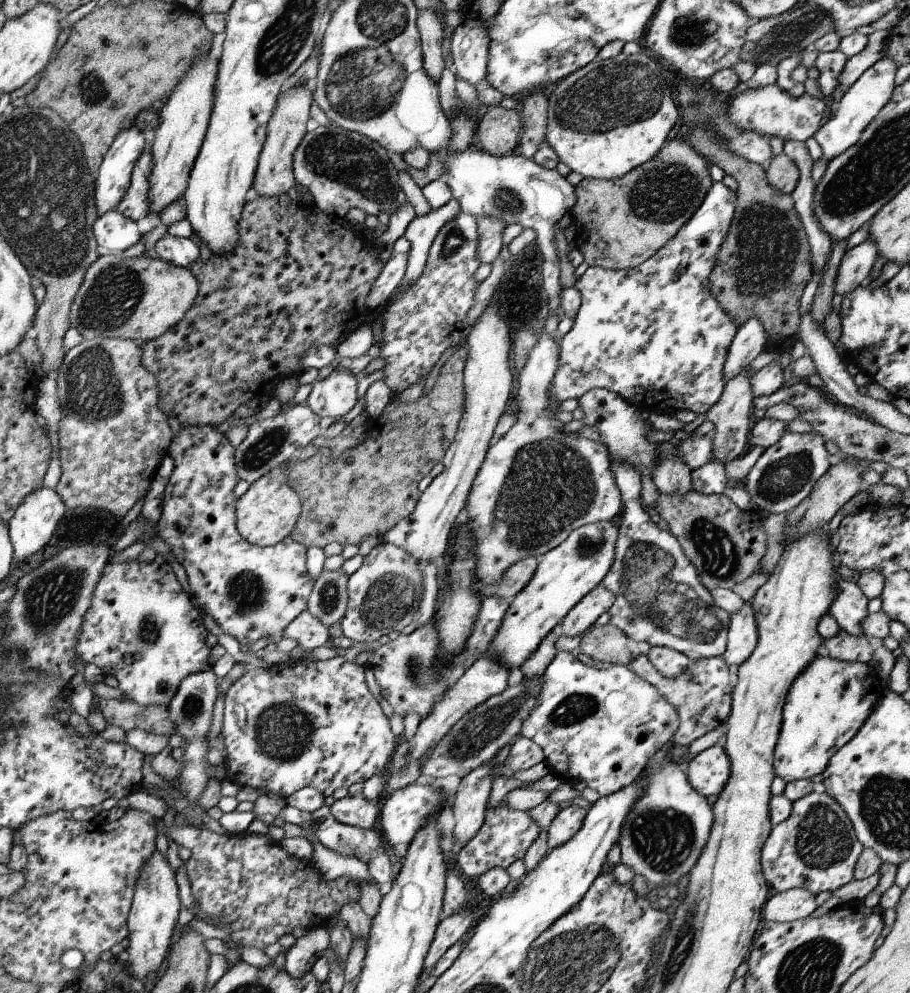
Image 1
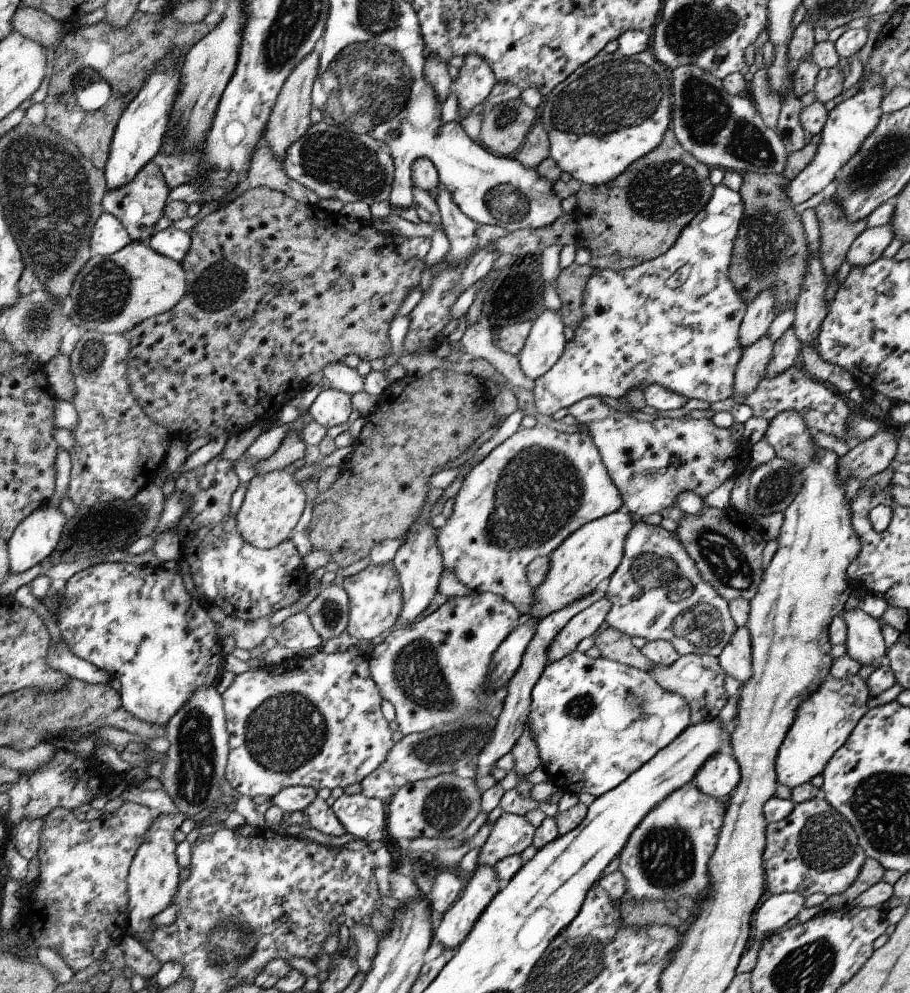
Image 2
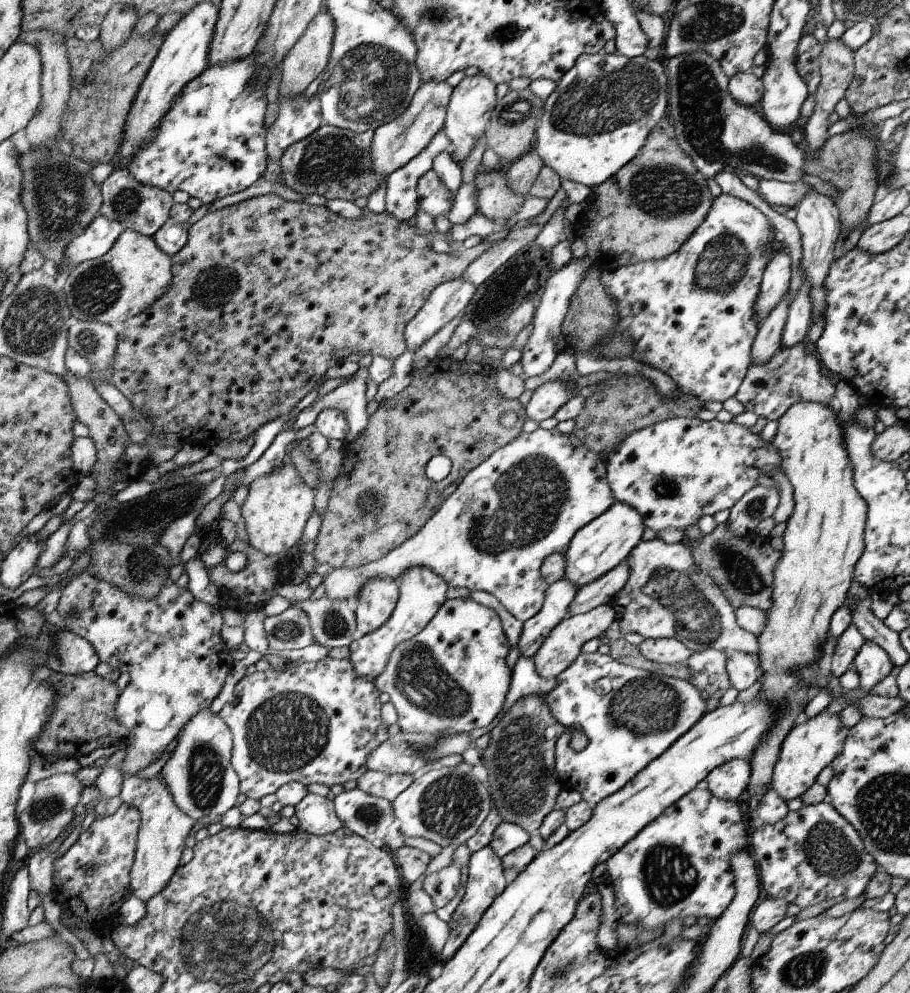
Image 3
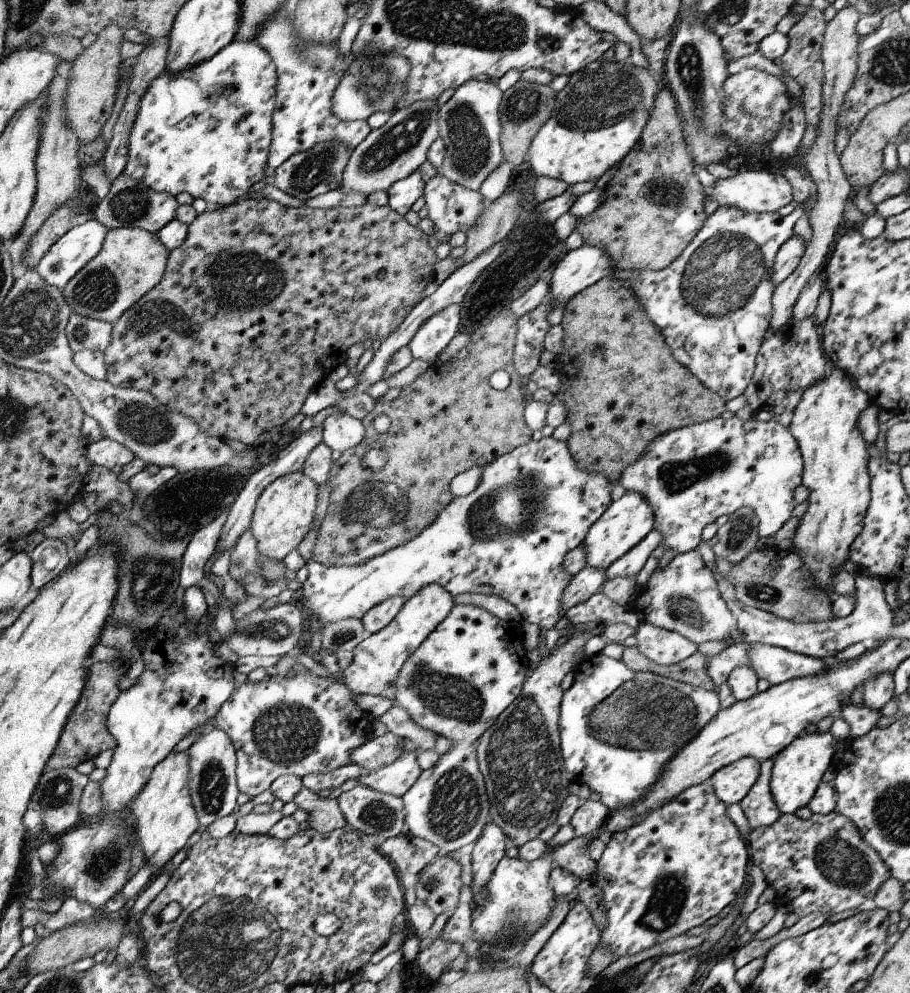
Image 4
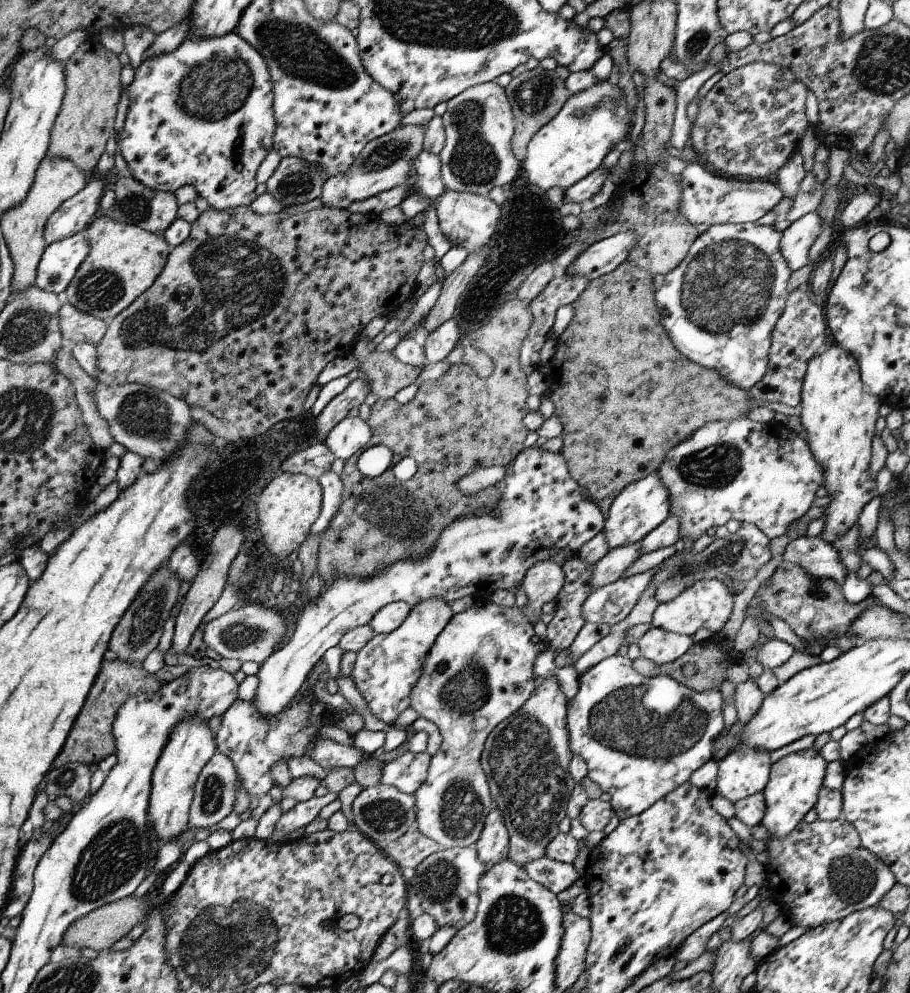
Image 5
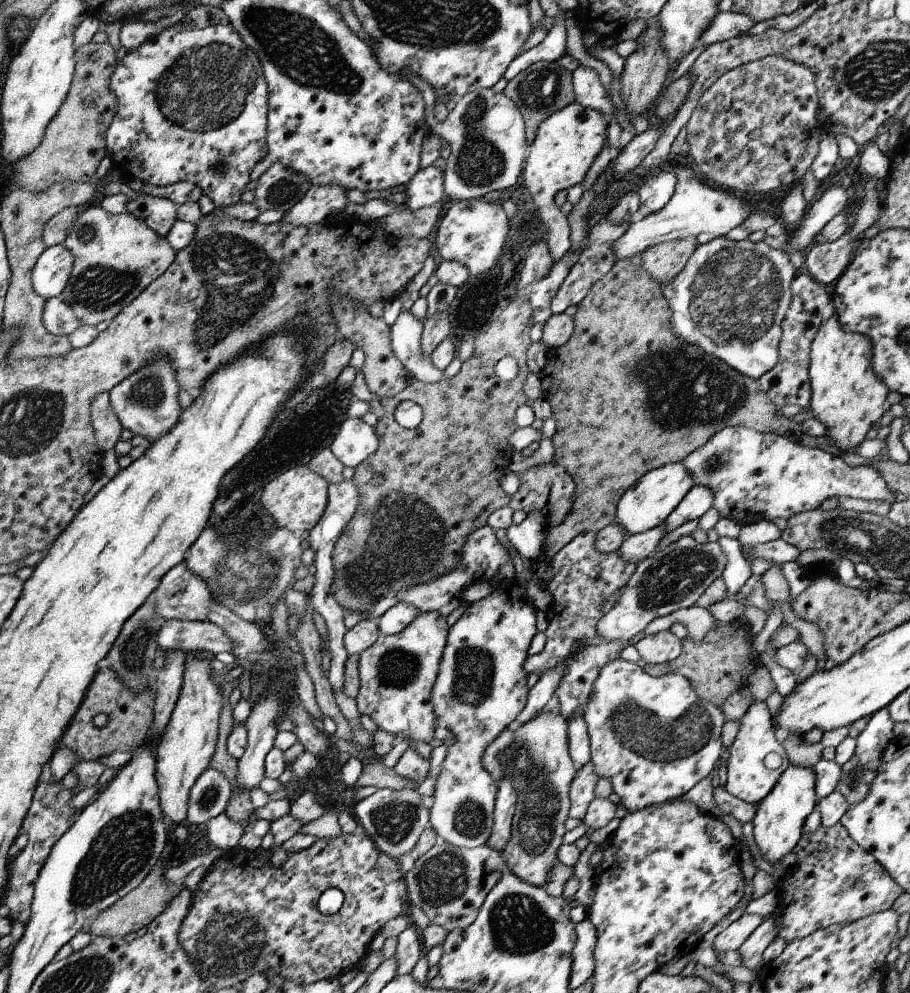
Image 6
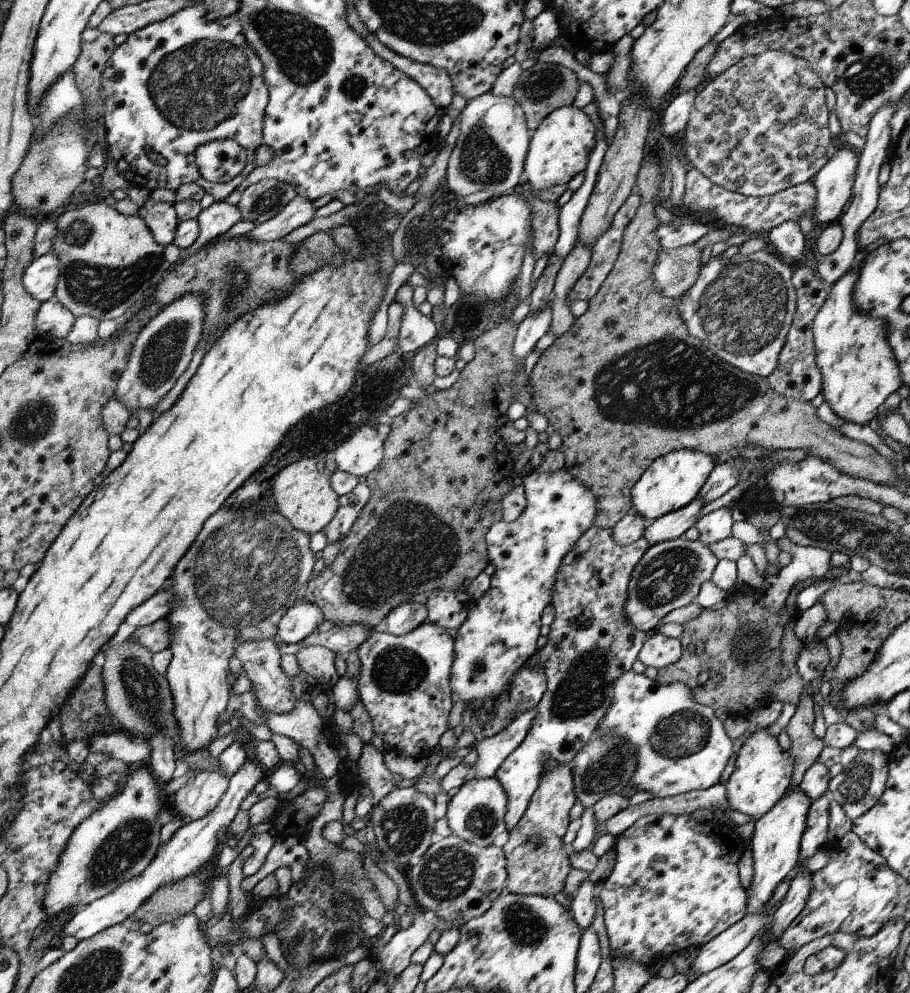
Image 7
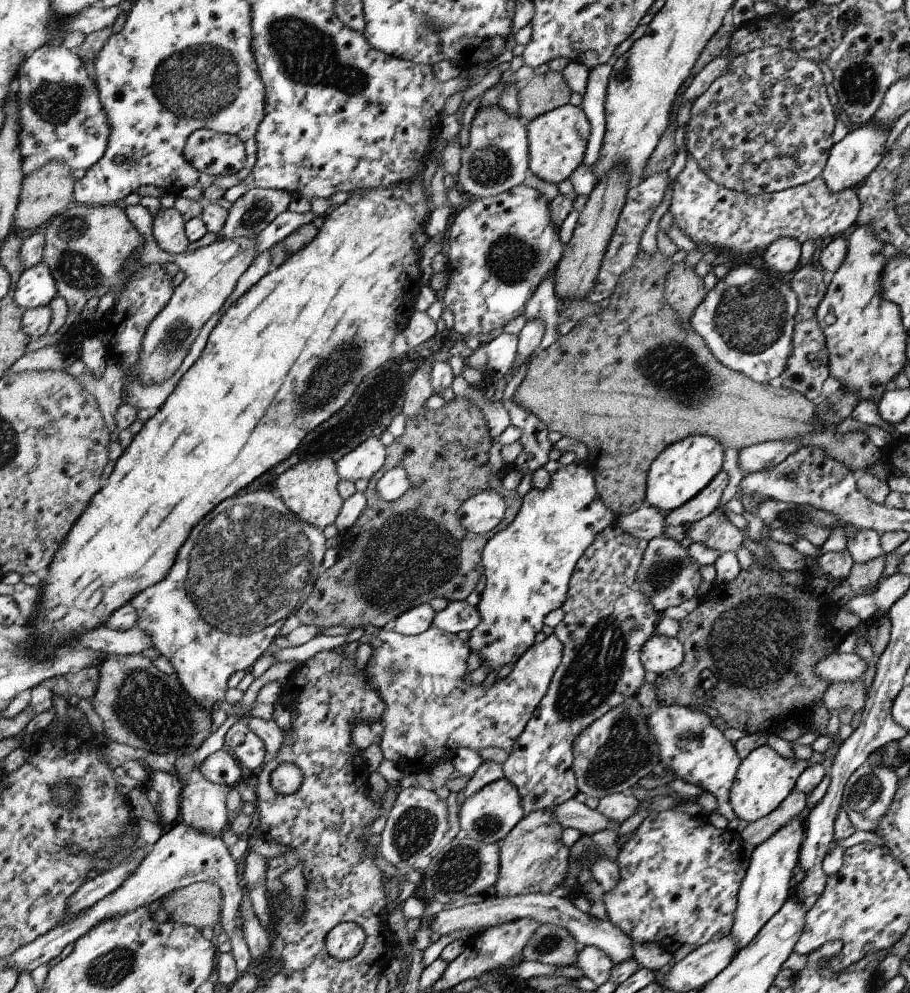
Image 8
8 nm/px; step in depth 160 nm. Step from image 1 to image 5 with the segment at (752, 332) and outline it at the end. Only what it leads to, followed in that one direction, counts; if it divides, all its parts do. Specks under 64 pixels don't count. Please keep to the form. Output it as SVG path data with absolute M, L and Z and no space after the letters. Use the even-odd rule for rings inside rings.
M816 211L807 213L783 231L779 242L780 252L791 271L808 262L808 253L822 230L822 219Z

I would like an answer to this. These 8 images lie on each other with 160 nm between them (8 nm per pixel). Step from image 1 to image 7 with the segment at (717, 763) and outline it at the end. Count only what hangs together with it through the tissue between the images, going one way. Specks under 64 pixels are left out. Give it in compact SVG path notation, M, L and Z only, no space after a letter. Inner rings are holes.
M768 729L756 730L741 743L734 771L725 783L730 808L754 818L761 817L788 790L792 771L792 755L778 744L777 737Z

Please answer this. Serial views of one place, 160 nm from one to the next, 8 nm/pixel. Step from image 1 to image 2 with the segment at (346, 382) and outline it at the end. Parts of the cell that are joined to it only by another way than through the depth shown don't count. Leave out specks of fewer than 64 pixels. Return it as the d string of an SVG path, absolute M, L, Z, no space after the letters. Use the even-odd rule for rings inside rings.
M332 387L322 390L307 412L327 429L346 423L352 414L350 394Z

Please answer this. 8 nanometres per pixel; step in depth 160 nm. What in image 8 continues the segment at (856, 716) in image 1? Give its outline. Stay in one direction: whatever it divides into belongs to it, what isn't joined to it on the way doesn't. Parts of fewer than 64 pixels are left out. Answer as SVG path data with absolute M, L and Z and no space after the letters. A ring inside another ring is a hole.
M794 817L788 820L770 838L754 847L746 874L737 894L734 924L730 936L735 938L739 950L758 934L758 931L782 908L790 898L790 880L797 871L799 850L805 837L804 822Z

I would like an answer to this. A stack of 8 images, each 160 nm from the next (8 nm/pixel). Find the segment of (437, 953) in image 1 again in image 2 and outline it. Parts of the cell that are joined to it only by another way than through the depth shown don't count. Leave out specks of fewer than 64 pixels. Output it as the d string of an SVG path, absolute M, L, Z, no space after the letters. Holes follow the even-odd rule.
M477 864L468 882L470 884L466 886L464 895L458 900L457 905L442 916L438 928L433 932L433 944L440 943L444 950L453 950L457 946L461 946L461 943L469 937L473 927L481 919L481 915L485 913L501 890L501 881L494 872L494 866L486 866L486 864Z

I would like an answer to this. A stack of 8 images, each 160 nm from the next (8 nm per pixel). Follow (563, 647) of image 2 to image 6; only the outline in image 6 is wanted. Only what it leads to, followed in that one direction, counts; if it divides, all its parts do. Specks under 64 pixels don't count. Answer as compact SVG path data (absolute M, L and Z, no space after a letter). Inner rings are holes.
M559 710L540 711L533 719L521 725L506 728L486 747L481 758L482 766L491 773L494 781L498 782L503 778L513 780L517 791L517 806L513 816L512 836L502 854L506 856L508 869L512 873L536 886L543 886L550 867L558 861L558 847L563 843L563 836L567 831L564 822L568 820L572 804L569 790L577 776L577 767L569 755L568 726L567 718Z

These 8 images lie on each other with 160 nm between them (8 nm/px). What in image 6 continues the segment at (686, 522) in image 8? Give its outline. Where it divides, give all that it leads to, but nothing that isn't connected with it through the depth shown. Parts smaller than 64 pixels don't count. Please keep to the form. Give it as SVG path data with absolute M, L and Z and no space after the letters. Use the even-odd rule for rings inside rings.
M666 524L643 533L630 535L624 539L617 553L623 561L637 565L650 556L650 552L658 546L659 540L662 540L662 537L666 535L665 526Z

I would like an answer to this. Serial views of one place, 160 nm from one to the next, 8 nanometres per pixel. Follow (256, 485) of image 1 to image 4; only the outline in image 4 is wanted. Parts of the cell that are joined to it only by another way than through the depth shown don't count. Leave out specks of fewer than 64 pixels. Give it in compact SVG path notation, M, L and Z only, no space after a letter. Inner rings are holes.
M301 470L281 476L269 484L256 501L249 526L259 552L282 561L293 548L298 548L311 529L310 524L316 514L316 500L318 486Z

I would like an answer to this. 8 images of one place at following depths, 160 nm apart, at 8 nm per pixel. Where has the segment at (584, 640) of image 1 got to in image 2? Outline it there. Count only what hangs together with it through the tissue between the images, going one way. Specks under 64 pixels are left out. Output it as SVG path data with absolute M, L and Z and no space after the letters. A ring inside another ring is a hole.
M610 627L604 632L598 632L591 641L600 650L603 658L624 663L625 666L640 671L650 673L651 670L654 670L654 664L648 658L645 658L641 650L632 645L631 638L618 630Z

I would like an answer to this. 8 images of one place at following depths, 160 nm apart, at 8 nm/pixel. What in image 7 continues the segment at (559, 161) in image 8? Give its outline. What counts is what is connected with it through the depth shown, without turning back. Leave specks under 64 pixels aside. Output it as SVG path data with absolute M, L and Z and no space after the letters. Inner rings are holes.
M573 104L553 110L534 131L526 161L526 180L533 191L543 191L556 185L567 185L574 176L588 168L597 144L597 126L584 109Z

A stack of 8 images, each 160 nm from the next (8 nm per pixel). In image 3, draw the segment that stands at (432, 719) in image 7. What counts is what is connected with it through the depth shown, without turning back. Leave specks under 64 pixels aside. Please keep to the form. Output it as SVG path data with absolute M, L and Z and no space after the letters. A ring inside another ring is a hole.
M426 566L406 570L406 574L402 574L396 584L401 590L401 595L397 602L397 609L394 610L389 621L374 633L358 635L348 647L350 662L353 664L358 676L364 676L364 678L372 680L373 683L386 670L386 666L390 662L390 654L394 654L394 650L400 646L400 642L412 640L422 630L425 630L430 620L440 610L440 606L447 600L446 592L448 592L449 584ZM368 770L363 777L358 778L357 788L371 796L393 802L412 784L413 780L408 774L387 774Z

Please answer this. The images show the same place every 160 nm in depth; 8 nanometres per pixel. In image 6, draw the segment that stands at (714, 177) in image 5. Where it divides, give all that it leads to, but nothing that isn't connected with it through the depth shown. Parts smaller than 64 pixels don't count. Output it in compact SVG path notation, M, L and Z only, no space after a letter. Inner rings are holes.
M684 154L678 158L672 158L670 167L674 169L673 172L677 180L674 194L669 198L664 208L646 215L642 220L632 220L626 232L617 238L617 241L611 246L616 260L641 254L651 246L664 241L696 237L703 232L710 232L716 236L726 235L732 228L741 226L750 214L759 211L758 208L753 208L750 205L750 201L732 196L730 192L718 188L714 189L707 183L701 182L696 177L693 165Z

